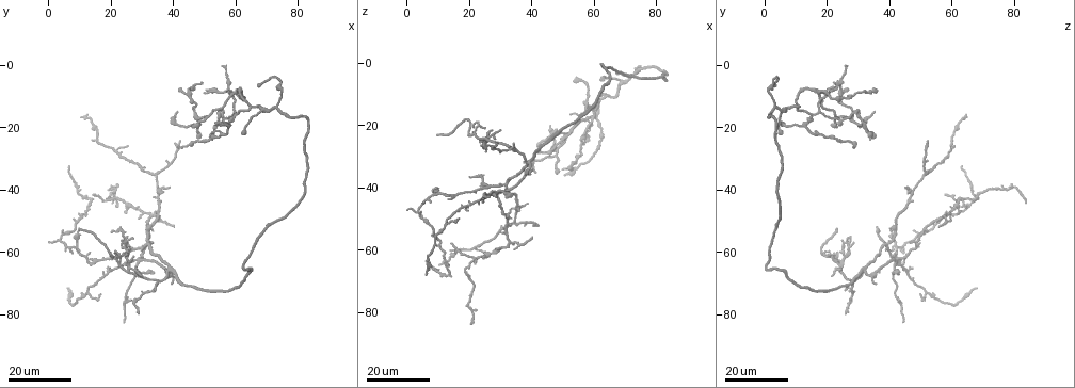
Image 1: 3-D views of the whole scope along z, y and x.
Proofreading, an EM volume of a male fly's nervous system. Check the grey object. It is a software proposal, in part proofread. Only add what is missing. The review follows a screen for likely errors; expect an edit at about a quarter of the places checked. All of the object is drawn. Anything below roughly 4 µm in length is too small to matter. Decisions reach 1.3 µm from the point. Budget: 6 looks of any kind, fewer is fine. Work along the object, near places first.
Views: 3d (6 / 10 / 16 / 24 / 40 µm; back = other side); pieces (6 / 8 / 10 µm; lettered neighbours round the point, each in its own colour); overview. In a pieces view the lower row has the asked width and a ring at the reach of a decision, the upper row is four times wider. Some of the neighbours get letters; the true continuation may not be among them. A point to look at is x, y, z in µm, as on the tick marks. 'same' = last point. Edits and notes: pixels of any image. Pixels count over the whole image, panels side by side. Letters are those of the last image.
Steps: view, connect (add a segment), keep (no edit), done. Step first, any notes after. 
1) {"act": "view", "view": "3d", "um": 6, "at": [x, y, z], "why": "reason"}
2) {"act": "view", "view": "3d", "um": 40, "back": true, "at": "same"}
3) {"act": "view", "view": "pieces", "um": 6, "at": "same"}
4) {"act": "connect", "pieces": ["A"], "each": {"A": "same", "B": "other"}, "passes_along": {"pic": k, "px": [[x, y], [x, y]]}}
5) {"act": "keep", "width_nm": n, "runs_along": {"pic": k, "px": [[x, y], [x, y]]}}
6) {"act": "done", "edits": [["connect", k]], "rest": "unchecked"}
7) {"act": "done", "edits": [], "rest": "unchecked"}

{"act": "view", "view": "3d", "um": 24, "at": [39, 69, 36], "why": "an open end"}

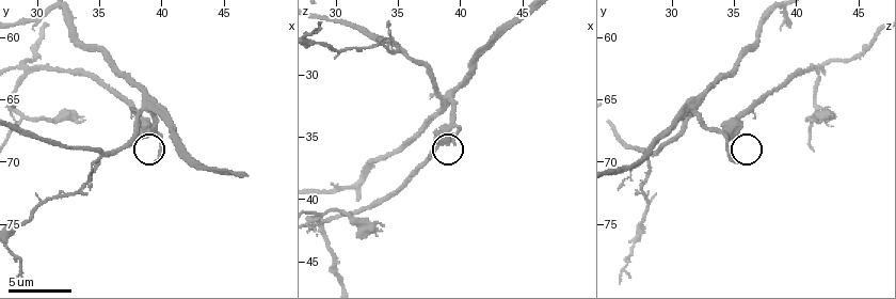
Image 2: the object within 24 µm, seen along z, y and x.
{"act": "view", "view": "pieces", "um": 8, "at": [39.2, 70.2, 35.4]}

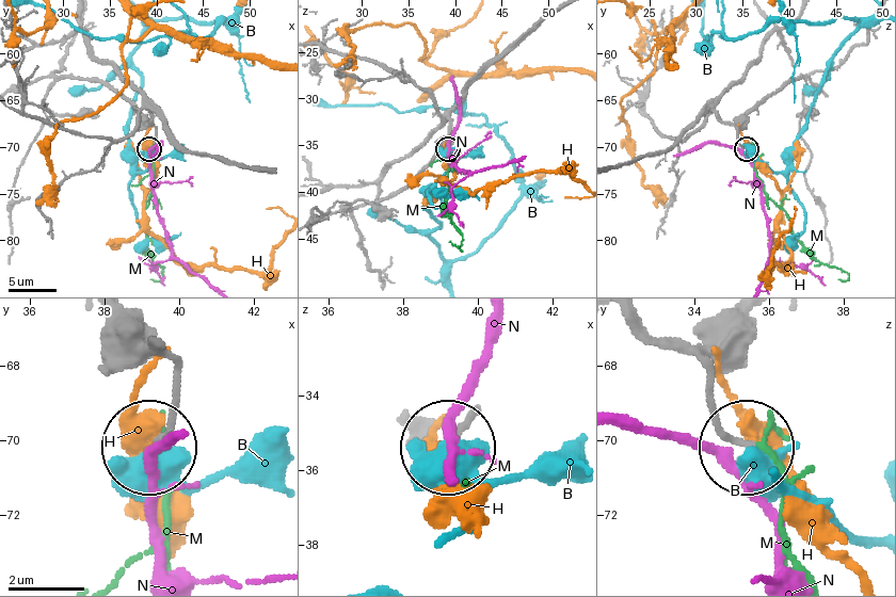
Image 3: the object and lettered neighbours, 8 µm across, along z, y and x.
{"act": "connect", "pieces": ["M"], "each": {"B": "other", "H": "other", "M": "same", "N": "other"}, "passes_along": {"pic": 3, "px": [[734, 126], [796, 238], [845, 271]]}, "found": "it goes on there"}

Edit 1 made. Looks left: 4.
{"act": "view", "view": "3d", "um": 16, "at": [41, 51, 57], "why": "thin end"}

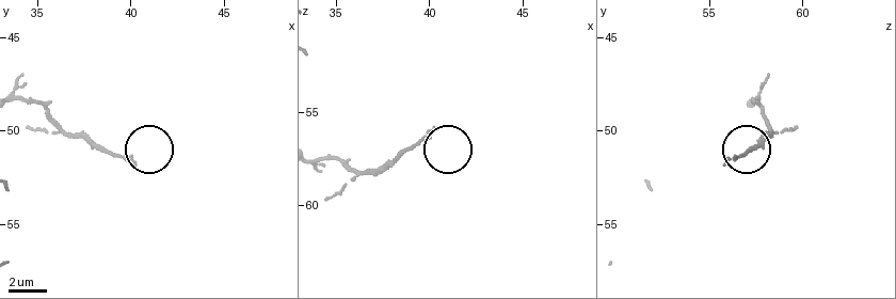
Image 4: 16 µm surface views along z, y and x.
{"act": "view", "view": "pieces", "um": 8, "at": [40.1, 51.7, 56.0], "why": "what lies round it"}

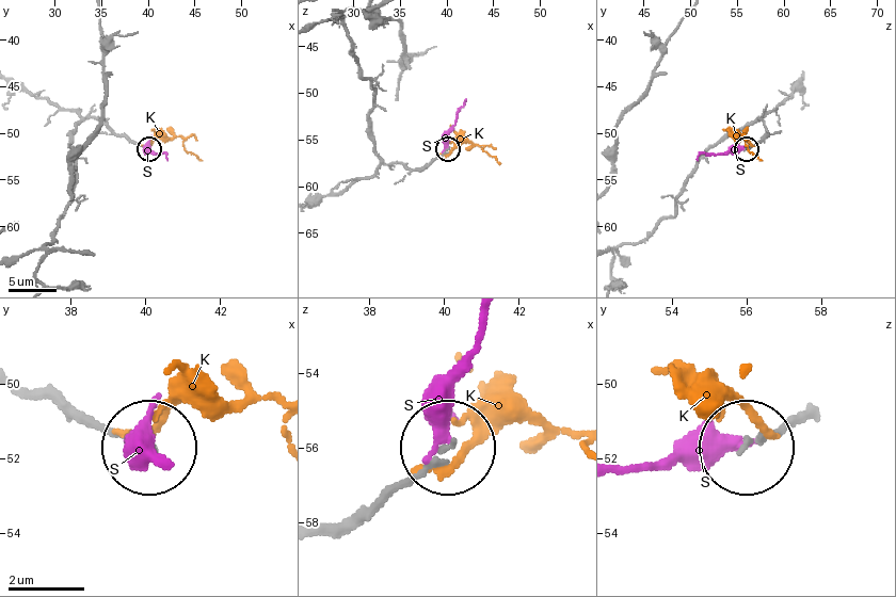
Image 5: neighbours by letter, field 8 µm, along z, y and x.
{"act": "keep", "each": {"K": "other", "S": "other"}, "found": "no lettered segment goes on from it"}

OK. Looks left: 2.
{"act": "view", "view": "3d", "um": 24, "at": [10, 53, 23], "why": "end of a long branch"}

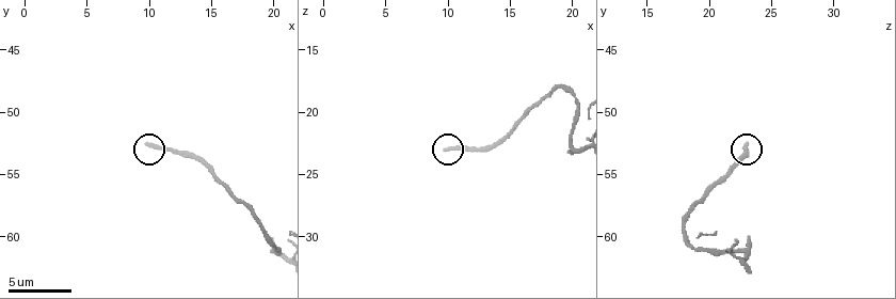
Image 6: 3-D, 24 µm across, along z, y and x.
{"act": "view", "view": "pieces", "um": 10, "at": [9.8, 52.6, 23.0]}

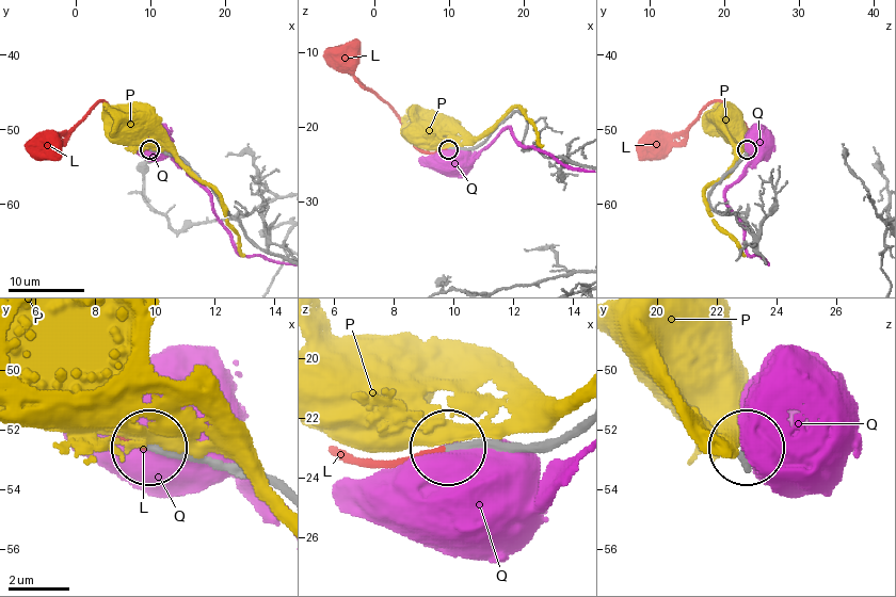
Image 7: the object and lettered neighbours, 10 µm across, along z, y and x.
{"act": "connect", "pieces": ["L"], "each": {"L": "same", "P": "other", "Q": "other"}, "found": "the neuron continues"}

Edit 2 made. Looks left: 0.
{"act": "done", "edits": [["connect", 3], ["connect", 7]], "rest": "unchecked"}

